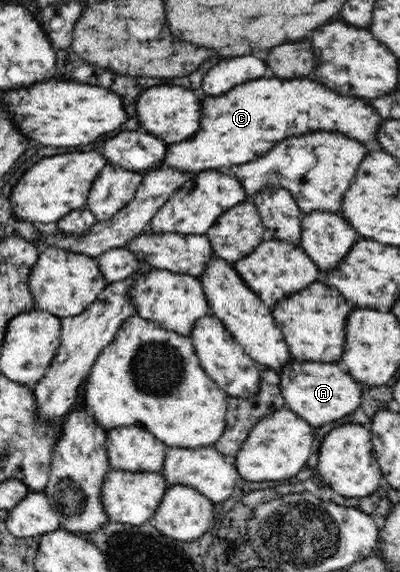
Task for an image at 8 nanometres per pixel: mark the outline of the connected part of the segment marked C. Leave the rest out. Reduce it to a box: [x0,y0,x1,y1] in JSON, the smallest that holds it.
[162,78,382,174]

